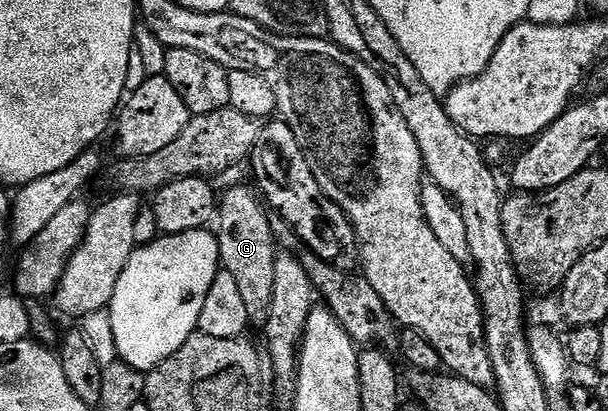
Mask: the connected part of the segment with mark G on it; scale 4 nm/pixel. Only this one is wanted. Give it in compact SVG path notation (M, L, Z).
M239 184L222 193L217 204L219 263L222 271L233 274L245 302L245 314L252 325L266 325L269 306L273 306L273 266L277 255L275 235L271 232L271 216L254 187Z

